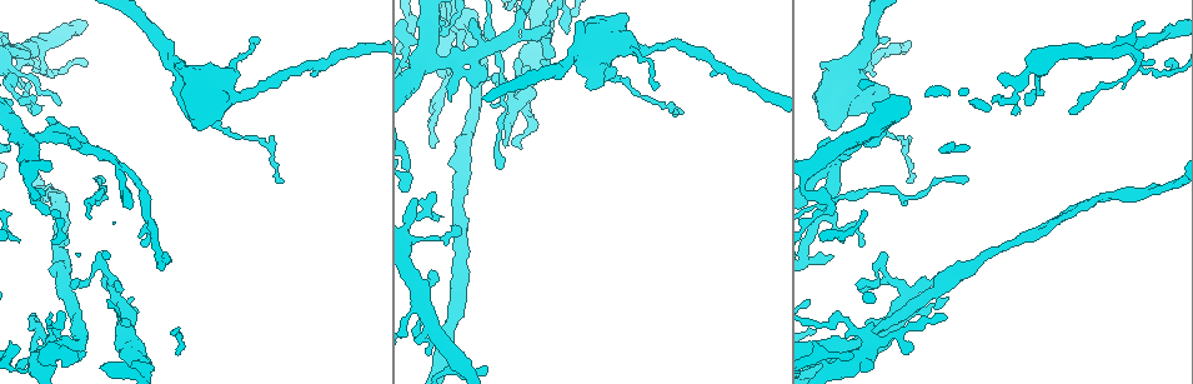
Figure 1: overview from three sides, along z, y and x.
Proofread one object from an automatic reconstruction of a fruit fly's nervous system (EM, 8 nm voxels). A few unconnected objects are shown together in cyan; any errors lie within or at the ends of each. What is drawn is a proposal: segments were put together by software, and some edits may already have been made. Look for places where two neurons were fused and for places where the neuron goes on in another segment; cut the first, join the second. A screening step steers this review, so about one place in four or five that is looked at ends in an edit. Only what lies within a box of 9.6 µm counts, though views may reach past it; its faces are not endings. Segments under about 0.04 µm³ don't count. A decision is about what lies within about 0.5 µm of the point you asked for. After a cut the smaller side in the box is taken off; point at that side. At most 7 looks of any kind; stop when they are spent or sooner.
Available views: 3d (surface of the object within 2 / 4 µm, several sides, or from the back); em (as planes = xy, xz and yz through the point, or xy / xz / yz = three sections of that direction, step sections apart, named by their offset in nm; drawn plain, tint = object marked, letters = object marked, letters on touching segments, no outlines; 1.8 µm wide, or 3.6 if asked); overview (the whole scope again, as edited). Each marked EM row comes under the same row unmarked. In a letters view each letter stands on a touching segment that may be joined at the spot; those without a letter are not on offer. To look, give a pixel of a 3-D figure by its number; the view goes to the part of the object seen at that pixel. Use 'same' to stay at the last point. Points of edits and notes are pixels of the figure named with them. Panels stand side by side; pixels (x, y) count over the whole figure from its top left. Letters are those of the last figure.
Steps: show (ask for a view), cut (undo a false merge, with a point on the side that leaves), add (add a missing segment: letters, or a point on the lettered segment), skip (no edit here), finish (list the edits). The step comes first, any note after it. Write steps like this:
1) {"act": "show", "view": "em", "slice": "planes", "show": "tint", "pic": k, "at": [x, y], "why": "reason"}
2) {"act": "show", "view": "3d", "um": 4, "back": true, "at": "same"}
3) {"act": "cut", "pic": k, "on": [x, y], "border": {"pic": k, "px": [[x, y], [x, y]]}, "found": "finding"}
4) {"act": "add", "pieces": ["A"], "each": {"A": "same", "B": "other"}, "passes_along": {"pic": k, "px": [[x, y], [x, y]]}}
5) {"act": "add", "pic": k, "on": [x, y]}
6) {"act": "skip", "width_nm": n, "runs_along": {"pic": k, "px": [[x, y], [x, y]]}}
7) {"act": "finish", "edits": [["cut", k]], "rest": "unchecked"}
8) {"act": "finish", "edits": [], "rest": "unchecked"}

{"act": "show", "view": "3d", "um": 2, "back": true, "pic": 1, "at": [415, 198], "why": "an open end"}

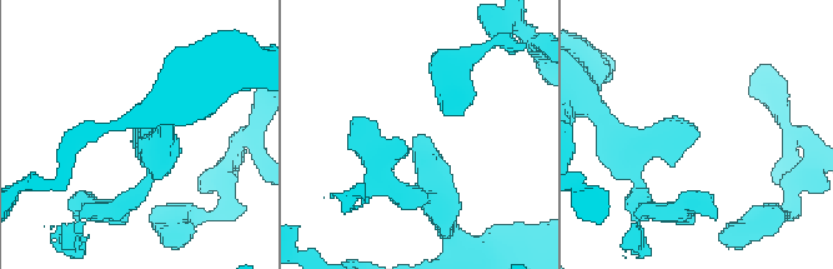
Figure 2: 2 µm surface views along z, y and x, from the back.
{"act": "show", "view": "em", "slice": "yz", "step": 16, "show": "tint", "pic": 2, "at": [135, 131]}

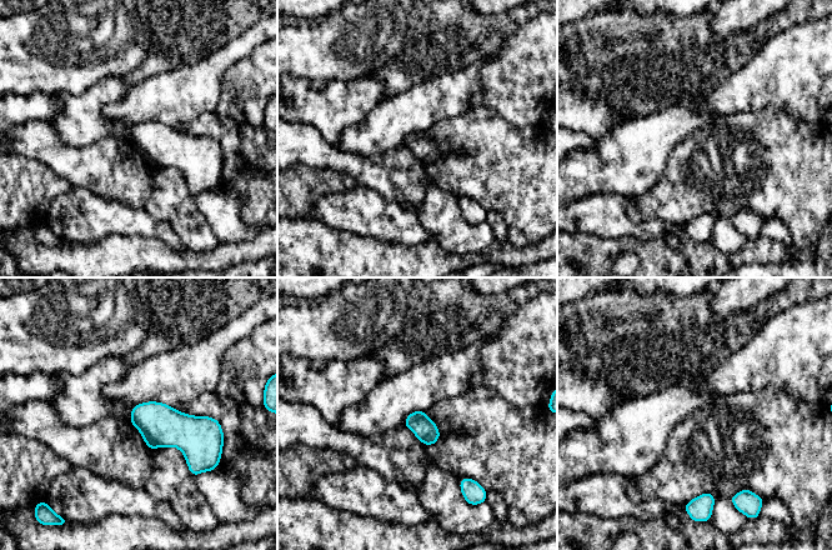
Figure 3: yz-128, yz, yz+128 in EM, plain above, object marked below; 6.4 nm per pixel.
{"act": "show", "view": "em", "slice": "planes", "show": "letters", "at": "same"}

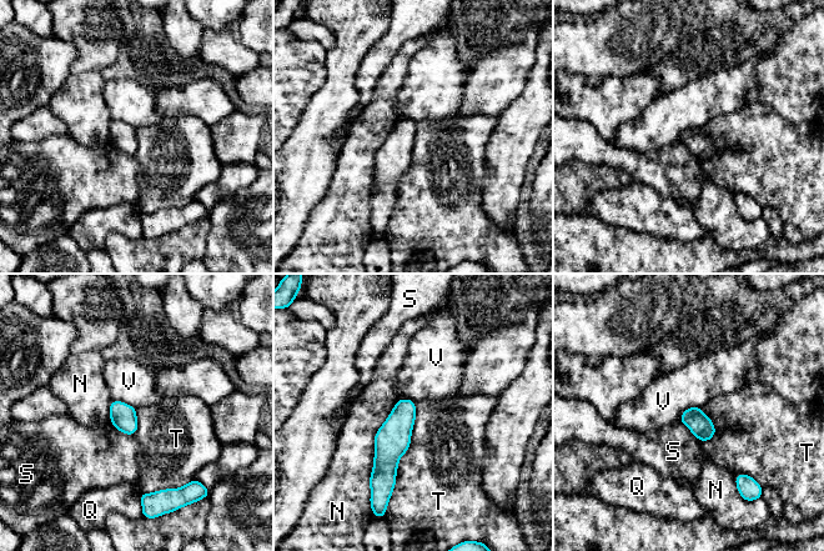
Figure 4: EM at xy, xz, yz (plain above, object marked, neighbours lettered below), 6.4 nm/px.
{"act": "skip", "width_nm": 150, "each": {"N": "other", "Q": "other", "S": "other", "T": "other", "V": "other"}, "border": {"pic": 4, "px": [[416, 404], [411, 442], [390, 497]]}, "found": "no lettered segment goes on from it"}

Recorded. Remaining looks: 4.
{"act": "show", "view": "3d", "um": 4, "pic": 1, "at": [860, 291], "why": "an open end"}

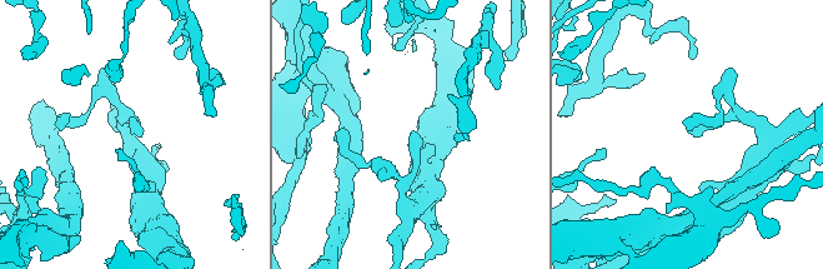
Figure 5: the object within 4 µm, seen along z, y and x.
{"act": "show", "view": "em", "slice": "xy", "step": 16, "show": "tint", "pic": 5, "at": [411, 135]}

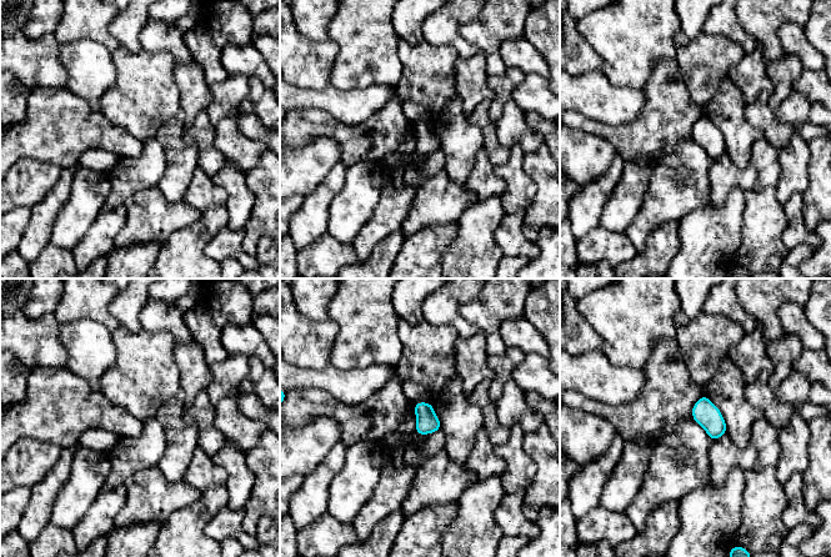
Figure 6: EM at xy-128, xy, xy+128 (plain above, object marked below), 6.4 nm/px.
{"act": "show", "view": "em", "slice": "planes", "show": "letters", "at": "same", "why": "cut it another way"}

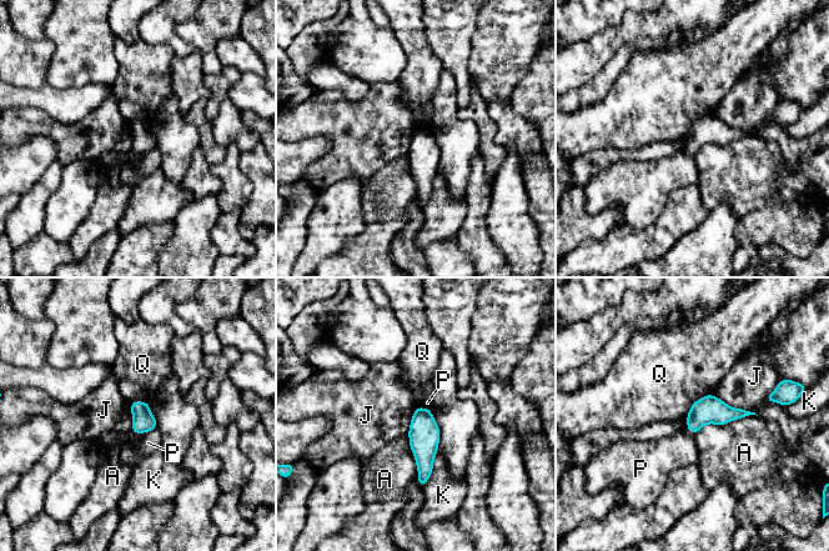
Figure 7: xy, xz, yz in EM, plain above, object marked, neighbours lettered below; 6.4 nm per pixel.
{"act": "skip", "each": {"A": "other", "J": "other", "K": "other", "P": "other", "Q": "other"}, "border": {"pic": 7, "px": [[711, 394], [730, 406], [758, 415]]}, "found": "no lettered segment goes on from it"}

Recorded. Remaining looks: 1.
{"act": "finish", "edits": [], "rest": "unchecked"}

